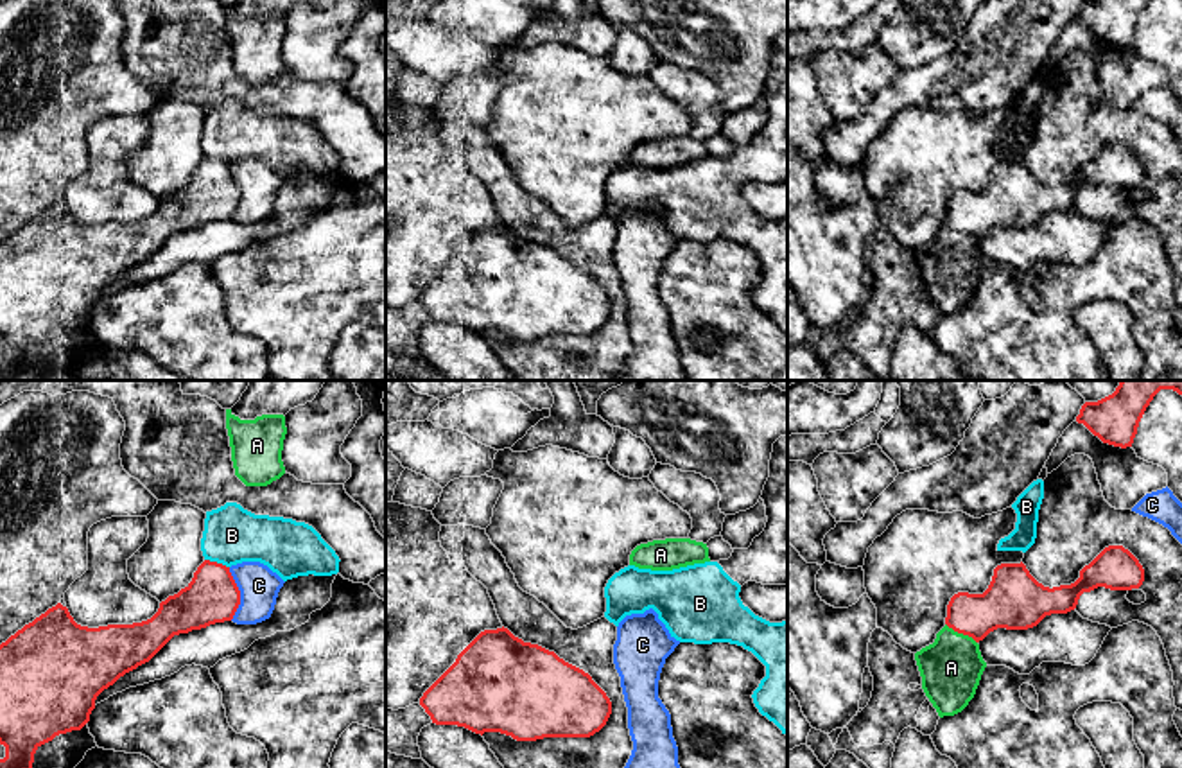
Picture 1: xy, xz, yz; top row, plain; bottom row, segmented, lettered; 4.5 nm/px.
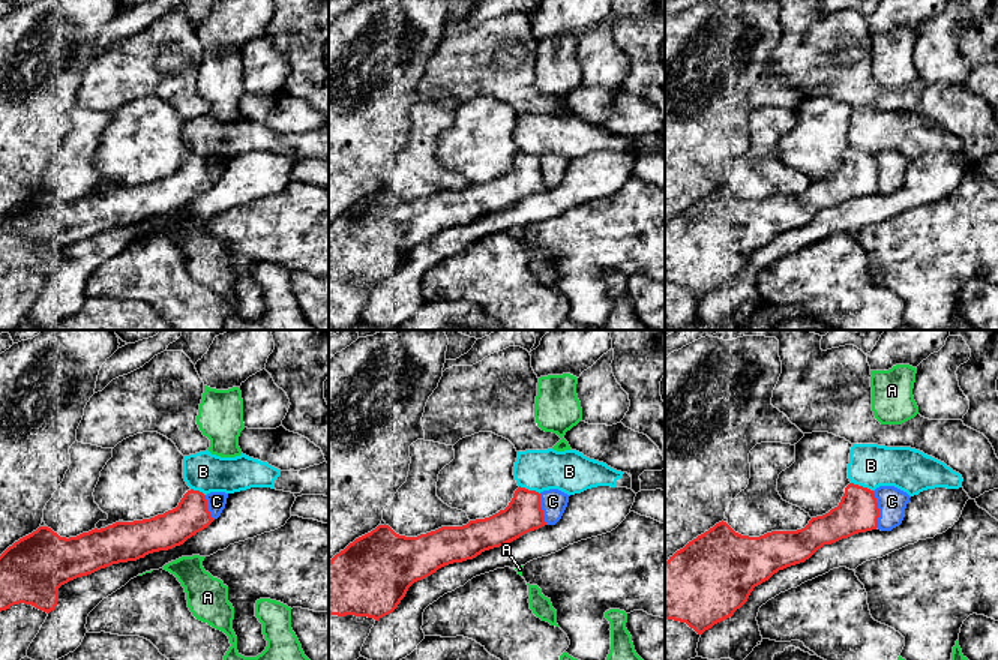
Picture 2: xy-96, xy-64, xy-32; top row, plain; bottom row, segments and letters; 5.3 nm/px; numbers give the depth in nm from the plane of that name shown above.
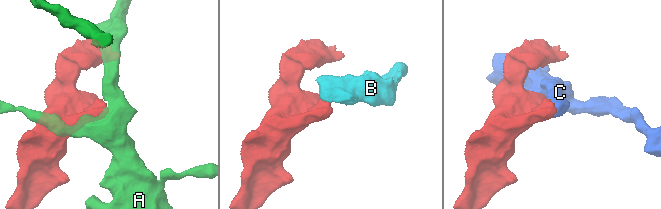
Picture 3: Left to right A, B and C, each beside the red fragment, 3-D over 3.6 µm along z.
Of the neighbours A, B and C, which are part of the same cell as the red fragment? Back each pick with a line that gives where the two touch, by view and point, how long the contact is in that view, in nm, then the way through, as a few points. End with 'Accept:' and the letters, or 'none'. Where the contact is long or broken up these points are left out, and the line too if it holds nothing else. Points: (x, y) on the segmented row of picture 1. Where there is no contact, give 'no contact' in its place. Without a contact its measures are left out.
Accept: none

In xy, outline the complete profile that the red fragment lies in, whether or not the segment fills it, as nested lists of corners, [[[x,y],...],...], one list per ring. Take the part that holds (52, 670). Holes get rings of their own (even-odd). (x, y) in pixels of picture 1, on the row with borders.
[[[204,560],[194,572],[192,581],[161,601],[158,612],[142,623],[88,628],[77,624],[61,603],[48,608],[0,644],[0,745],[5,746],[0,768],[32,768],[34,754],[41,745],[59,734],[81,730],[90,721],[95,700],[104,689],[149,662],[174,635],[231,621],[239,605],[240,590],[230,567]]]

